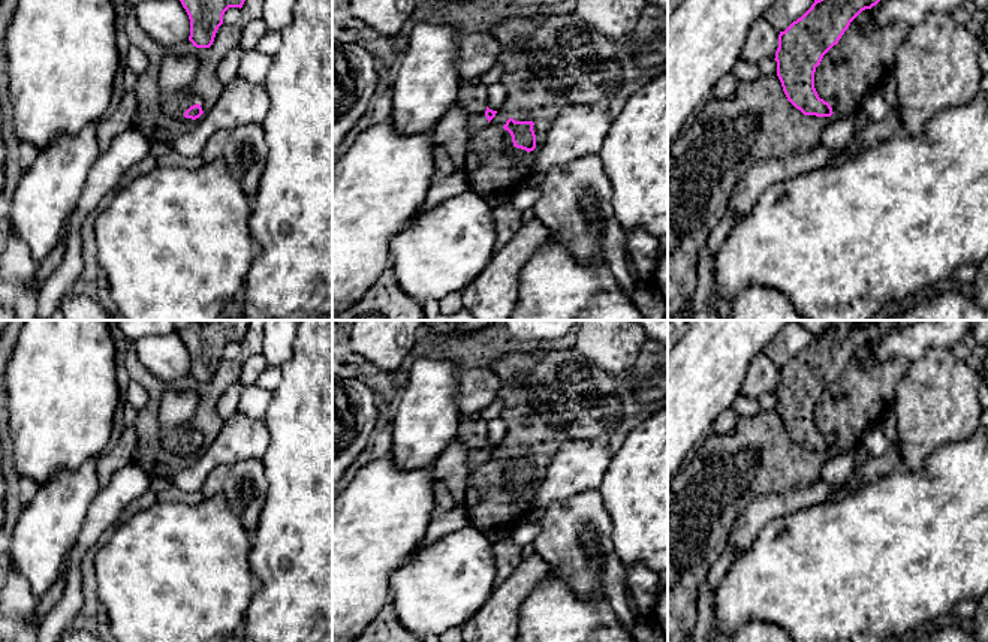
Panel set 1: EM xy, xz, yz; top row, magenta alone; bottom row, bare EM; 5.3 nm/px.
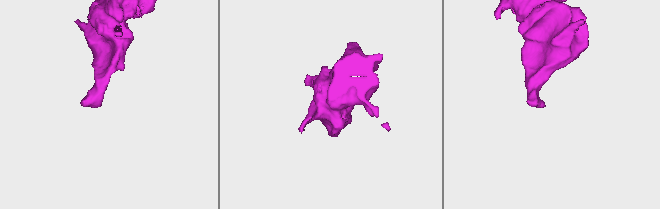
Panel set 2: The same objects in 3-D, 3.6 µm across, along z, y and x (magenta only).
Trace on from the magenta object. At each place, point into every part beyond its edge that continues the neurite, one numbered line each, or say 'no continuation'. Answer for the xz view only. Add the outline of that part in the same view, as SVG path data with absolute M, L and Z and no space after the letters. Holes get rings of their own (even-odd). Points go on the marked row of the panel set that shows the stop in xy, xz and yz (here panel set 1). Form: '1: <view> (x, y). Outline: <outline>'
1: xz (472, 98). Outline: M461 81L457 103L467 112L467 129L470 136L488 126L485 117L488 99L484 84Z

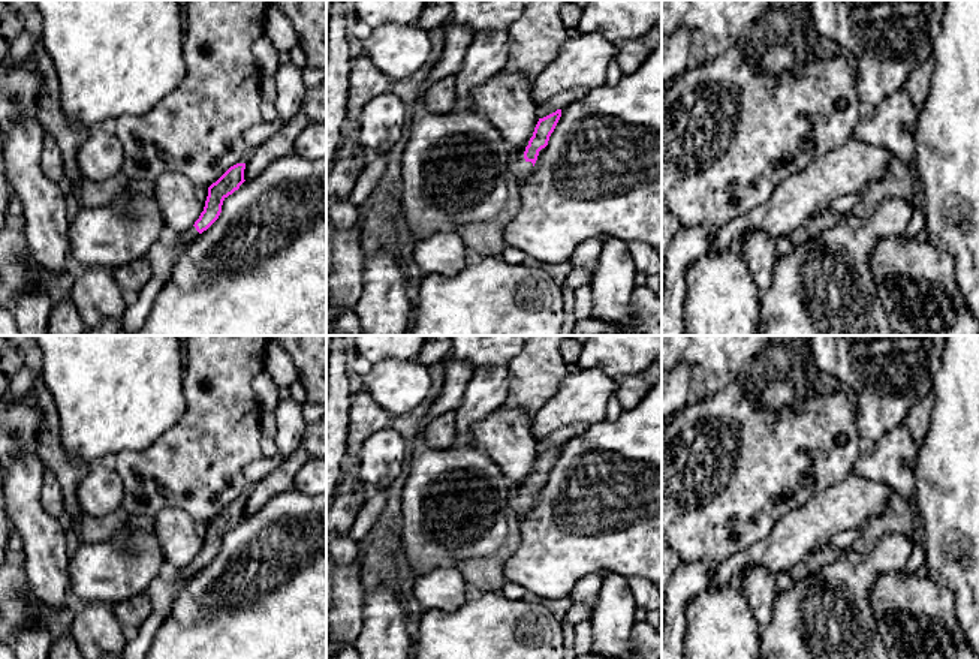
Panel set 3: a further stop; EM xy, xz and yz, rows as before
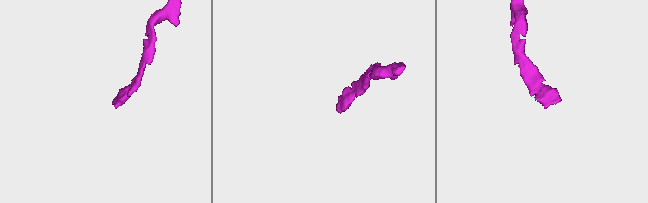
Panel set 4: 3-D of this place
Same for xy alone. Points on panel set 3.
1: xy (190, 234). Outline: M190 226L187 231L181 232L180 235L175 237L168 237L172 241L180 241L180 243L192 243L196 237L199 235L199 232L196 231L195 226Z

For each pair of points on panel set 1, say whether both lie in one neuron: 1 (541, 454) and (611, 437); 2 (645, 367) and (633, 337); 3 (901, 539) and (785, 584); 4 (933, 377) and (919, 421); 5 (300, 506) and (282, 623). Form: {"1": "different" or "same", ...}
{"1": "same", "2": "different", "3": "same", "4": "same", "5": "same"}

